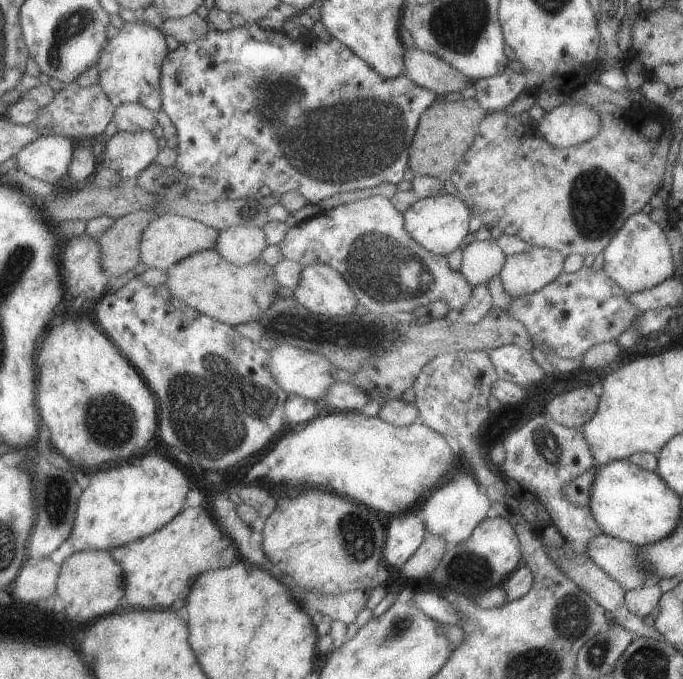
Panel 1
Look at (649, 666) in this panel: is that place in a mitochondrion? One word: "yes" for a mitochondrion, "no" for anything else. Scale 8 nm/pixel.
yes

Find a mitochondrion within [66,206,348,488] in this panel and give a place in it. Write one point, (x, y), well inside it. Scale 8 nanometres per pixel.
(222, 390)

